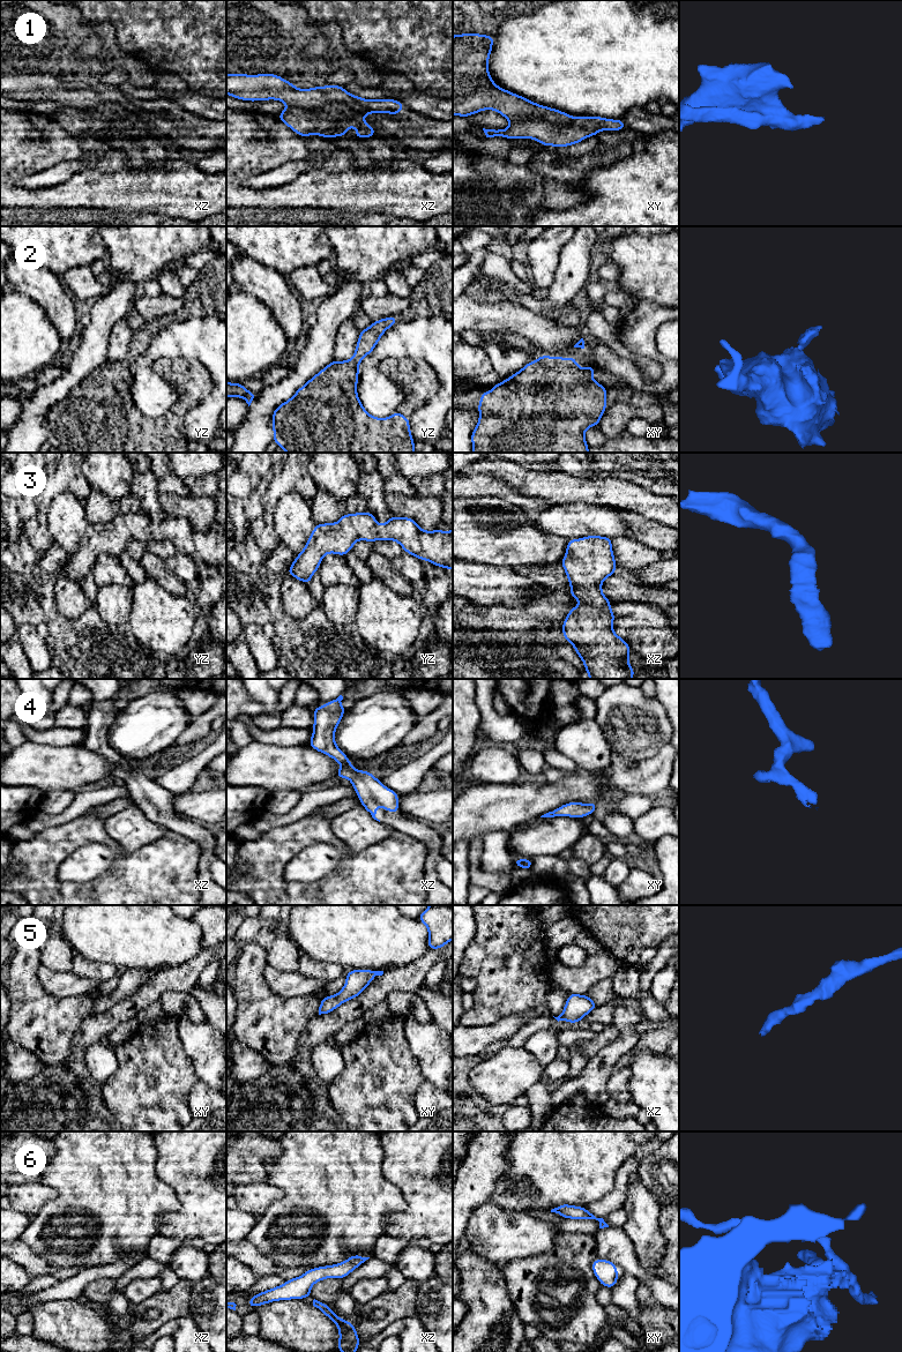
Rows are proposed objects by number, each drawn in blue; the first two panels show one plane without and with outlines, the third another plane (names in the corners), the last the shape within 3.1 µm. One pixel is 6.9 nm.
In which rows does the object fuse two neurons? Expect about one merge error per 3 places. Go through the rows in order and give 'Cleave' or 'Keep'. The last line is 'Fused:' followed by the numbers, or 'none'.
1: Cleave
2: Keep
3: Keep
4: Keep
5: Keep
6: Keep
Fused: 1

